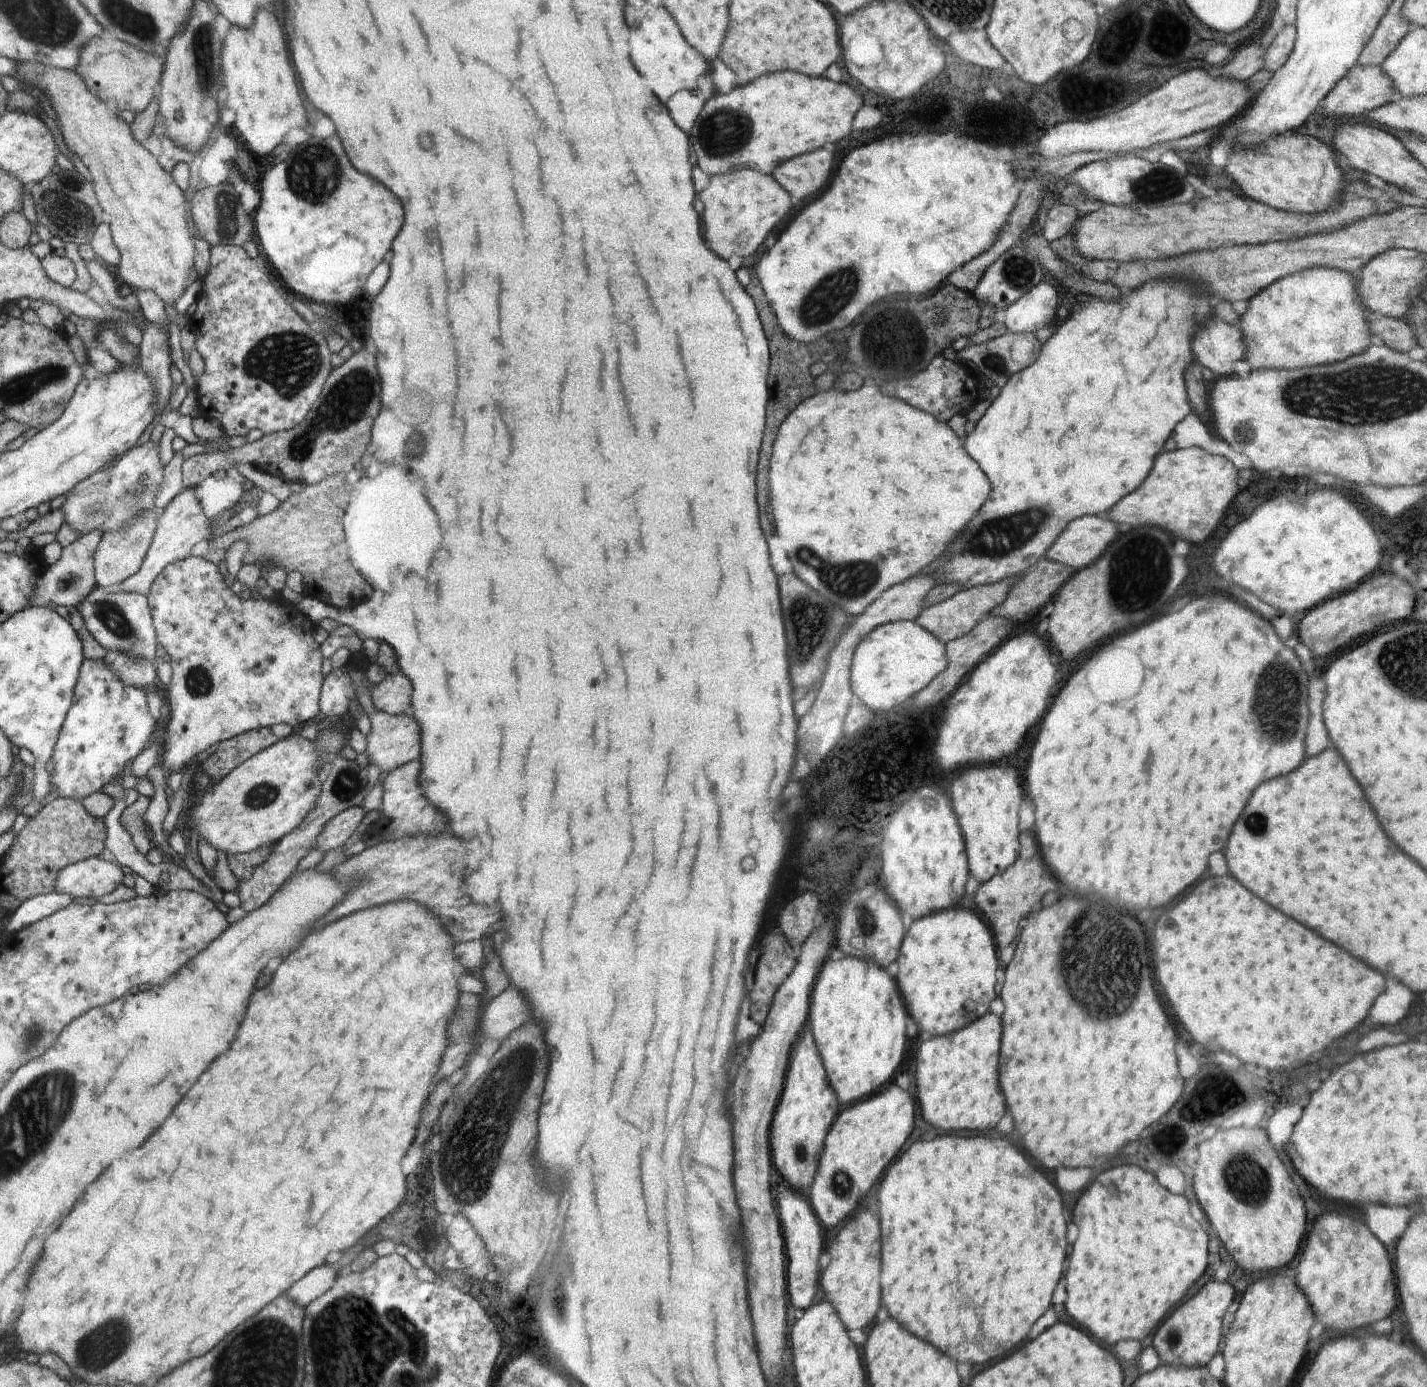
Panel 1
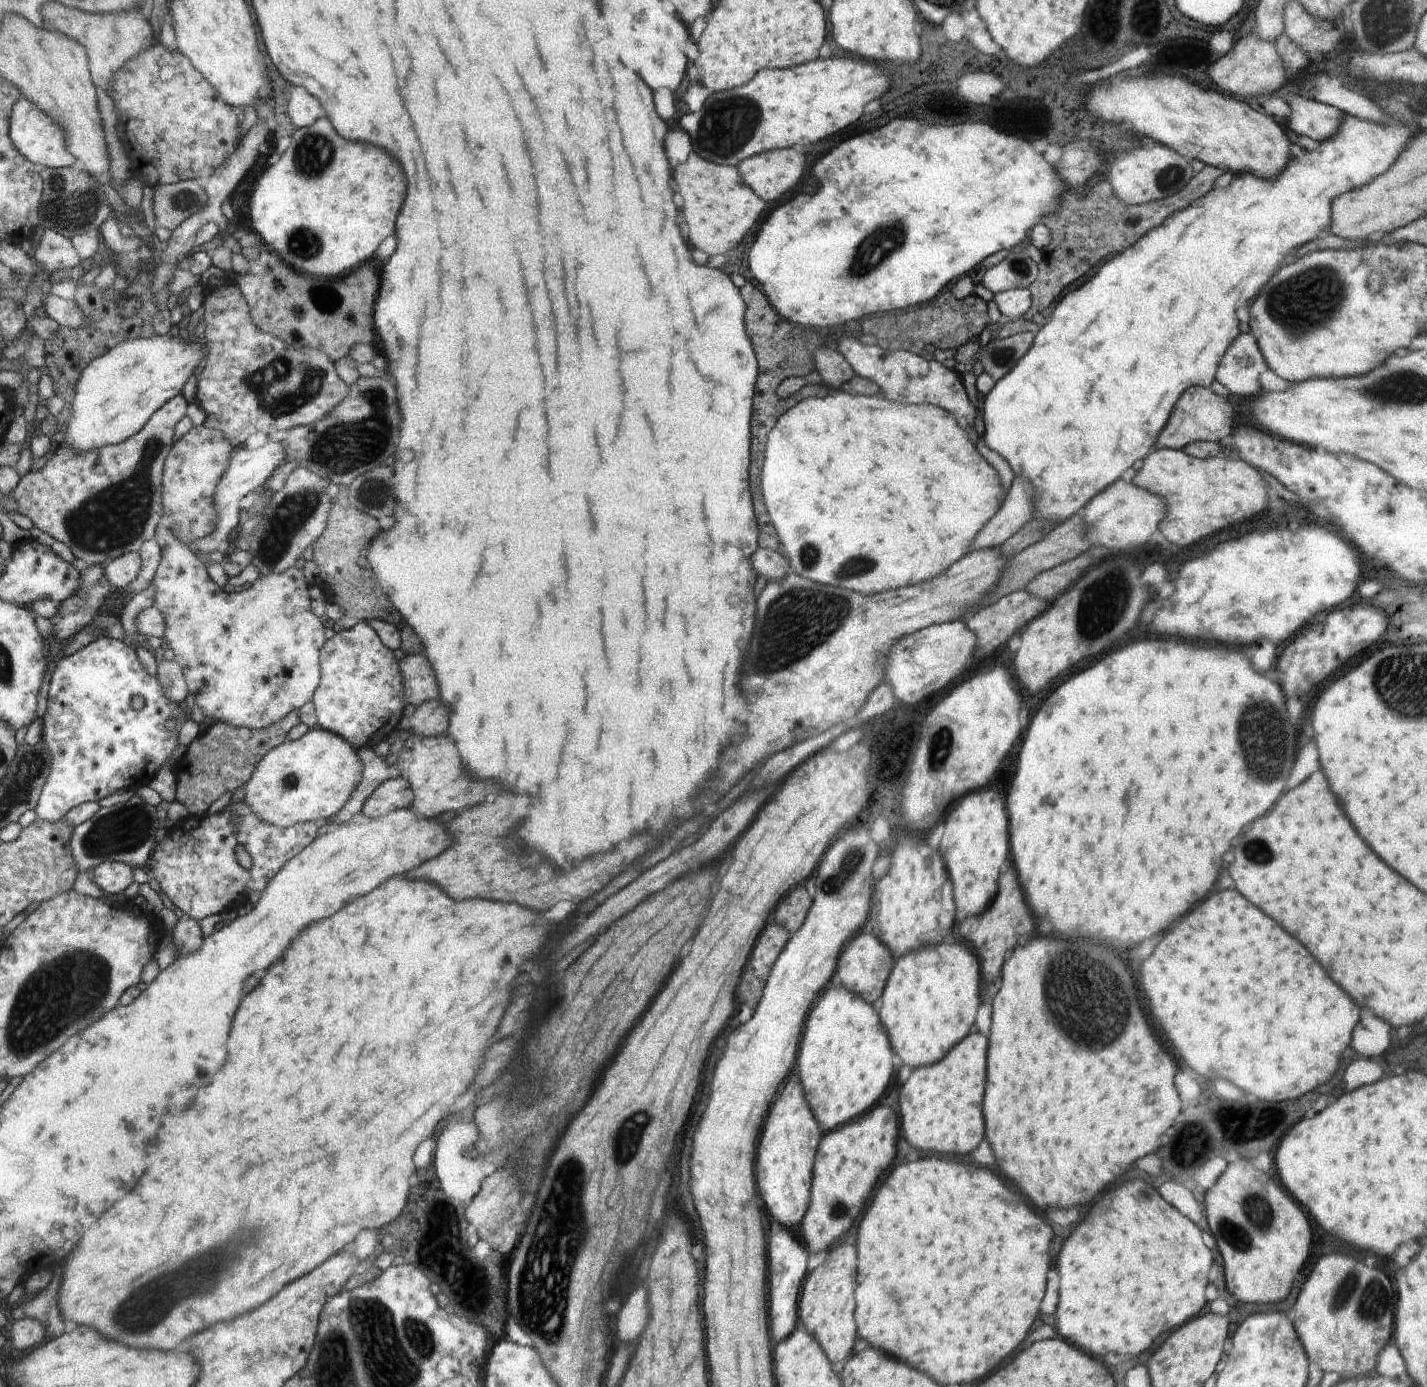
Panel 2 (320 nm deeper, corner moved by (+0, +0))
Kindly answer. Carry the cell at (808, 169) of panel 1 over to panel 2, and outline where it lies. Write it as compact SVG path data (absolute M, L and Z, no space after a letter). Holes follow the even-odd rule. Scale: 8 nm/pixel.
M797 147L762 151L737 164L742 180L766 202L790 192L804 172L804 152Z

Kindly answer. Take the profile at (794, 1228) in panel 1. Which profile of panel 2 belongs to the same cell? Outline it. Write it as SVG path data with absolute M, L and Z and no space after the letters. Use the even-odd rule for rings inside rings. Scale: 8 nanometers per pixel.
M776 1222L770 1224L770 1238L767 1241L770 1242L770 1334L773 1334L774 1342L782 1342L790 1336L798 1320L798 1296L808 1270L808 1252L792 1230L786 1230Z

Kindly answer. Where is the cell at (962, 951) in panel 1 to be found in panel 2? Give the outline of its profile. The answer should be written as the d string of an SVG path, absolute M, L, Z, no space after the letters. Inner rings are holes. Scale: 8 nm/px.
M951 939L940 945L922 947L897 958L882 993L882 1007L878 1012L885 1025L891 1049L900 1056L902 1064L917 1069L940 1062L967 1034L974 1030L975 1016L983 992L980 990L981 966L978 958Z

